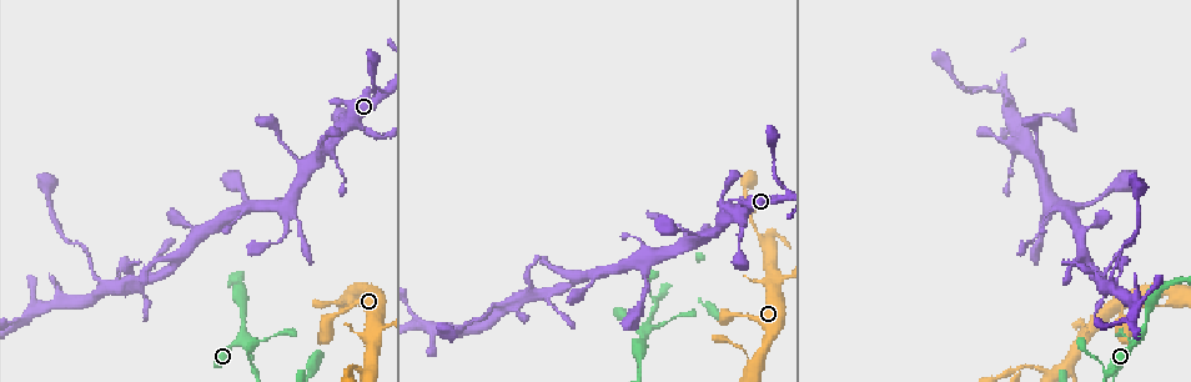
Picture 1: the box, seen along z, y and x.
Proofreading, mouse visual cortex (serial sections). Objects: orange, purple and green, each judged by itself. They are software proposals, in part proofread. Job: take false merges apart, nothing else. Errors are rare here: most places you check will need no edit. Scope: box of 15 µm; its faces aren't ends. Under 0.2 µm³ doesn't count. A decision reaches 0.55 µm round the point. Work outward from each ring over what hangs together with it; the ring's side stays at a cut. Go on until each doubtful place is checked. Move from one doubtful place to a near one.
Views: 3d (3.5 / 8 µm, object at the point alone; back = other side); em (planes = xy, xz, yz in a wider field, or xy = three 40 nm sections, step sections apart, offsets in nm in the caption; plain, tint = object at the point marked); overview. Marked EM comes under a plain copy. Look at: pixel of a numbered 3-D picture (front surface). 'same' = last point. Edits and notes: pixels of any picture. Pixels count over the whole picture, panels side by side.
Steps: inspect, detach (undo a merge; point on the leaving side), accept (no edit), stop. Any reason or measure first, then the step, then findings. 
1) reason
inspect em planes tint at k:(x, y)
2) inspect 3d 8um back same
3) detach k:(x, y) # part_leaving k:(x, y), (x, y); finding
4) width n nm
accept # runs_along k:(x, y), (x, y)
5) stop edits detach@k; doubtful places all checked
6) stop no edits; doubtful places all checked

abrupt turn
inspect 3d 3.5um back at 1:(242, 340)

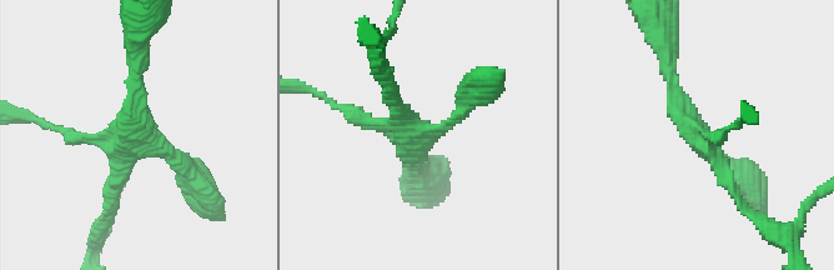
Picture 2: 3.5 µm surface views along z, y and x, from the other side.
inspect em xy step 1 tint at 2:(422, 136)

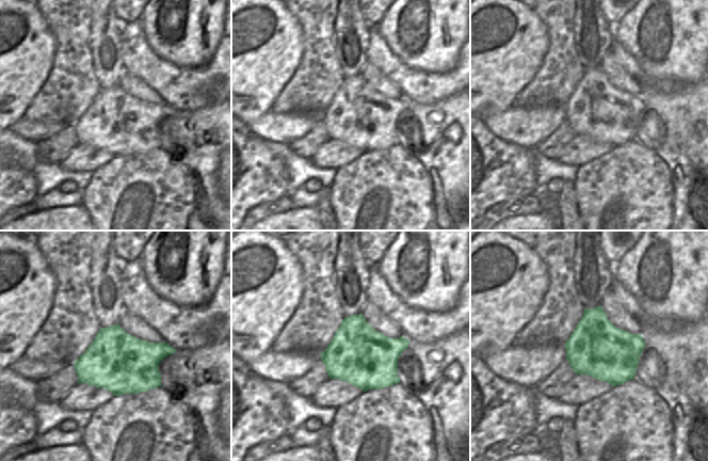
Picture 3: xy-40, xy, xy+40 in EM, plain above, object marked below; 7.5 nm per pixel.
accept # runs_along 2:(744, 180), (702, 145), (667, 58); continuous, no second cell

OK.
three arms meet
inspect 3d 8um at 1:(350, 371)

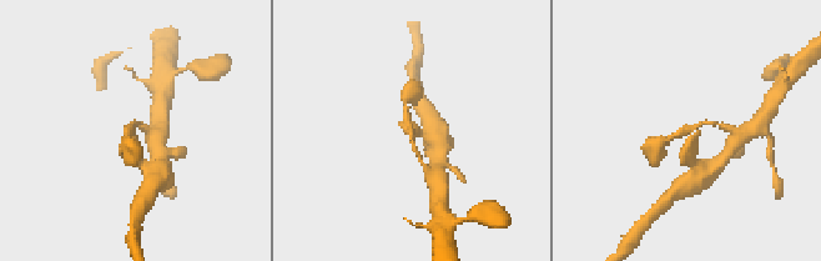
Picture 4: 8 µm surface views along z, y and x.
closer look
inspect 3d 3.5um at 4:(412, 131)

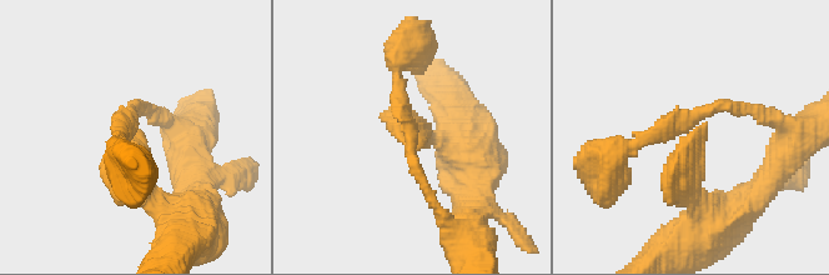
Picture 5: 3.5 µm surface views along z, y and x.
arms 3; arm_widths 150, 200, 300 nm
inspect em xy step 2 tint at 5:(408, 134)

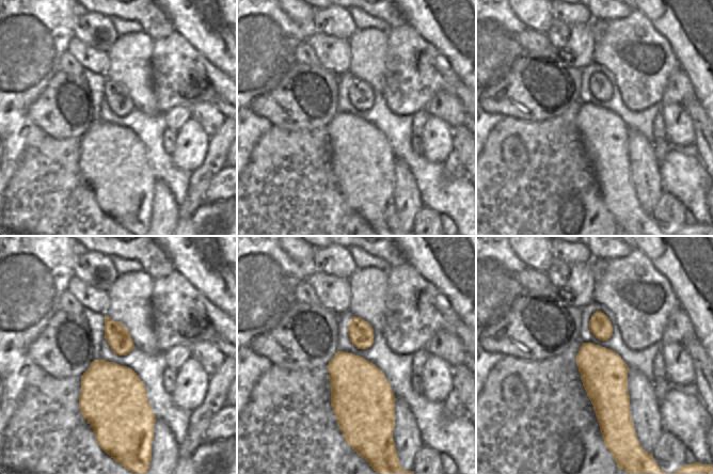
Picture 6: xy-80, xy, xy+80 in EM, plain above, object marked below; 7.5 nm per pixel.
accept # runs_along 5:(436, 204), (412, 165), (397, 64); continuous, no second cell

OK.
three arms meet
inspect 3d 8um at 1:(509, 305)

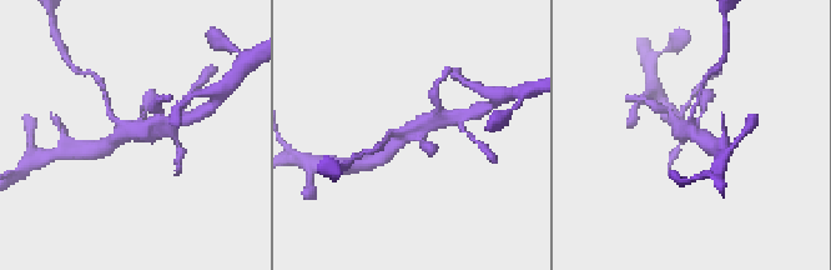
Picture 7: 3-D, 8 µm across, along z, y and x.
inspect em xy step 1 tint at 7:(409, 131)

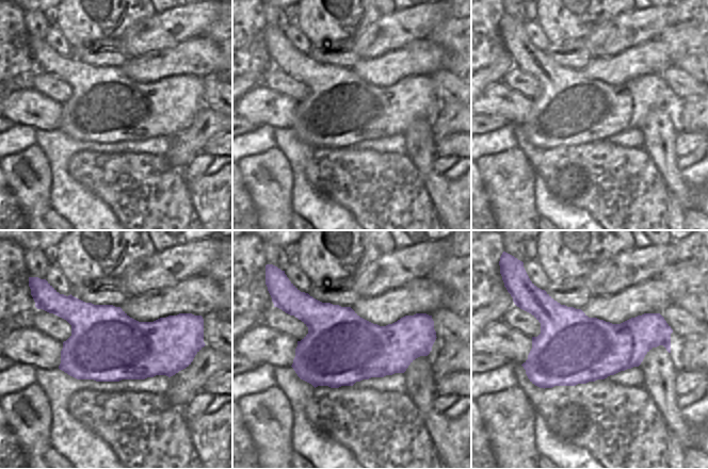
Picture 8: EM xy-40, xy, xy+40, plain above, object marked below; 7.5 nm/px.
accept # runs_along 7:(442, 120), (414, 128), (383, 155); continuous, no second cell

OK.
stop no edits; doubtful places all checked

